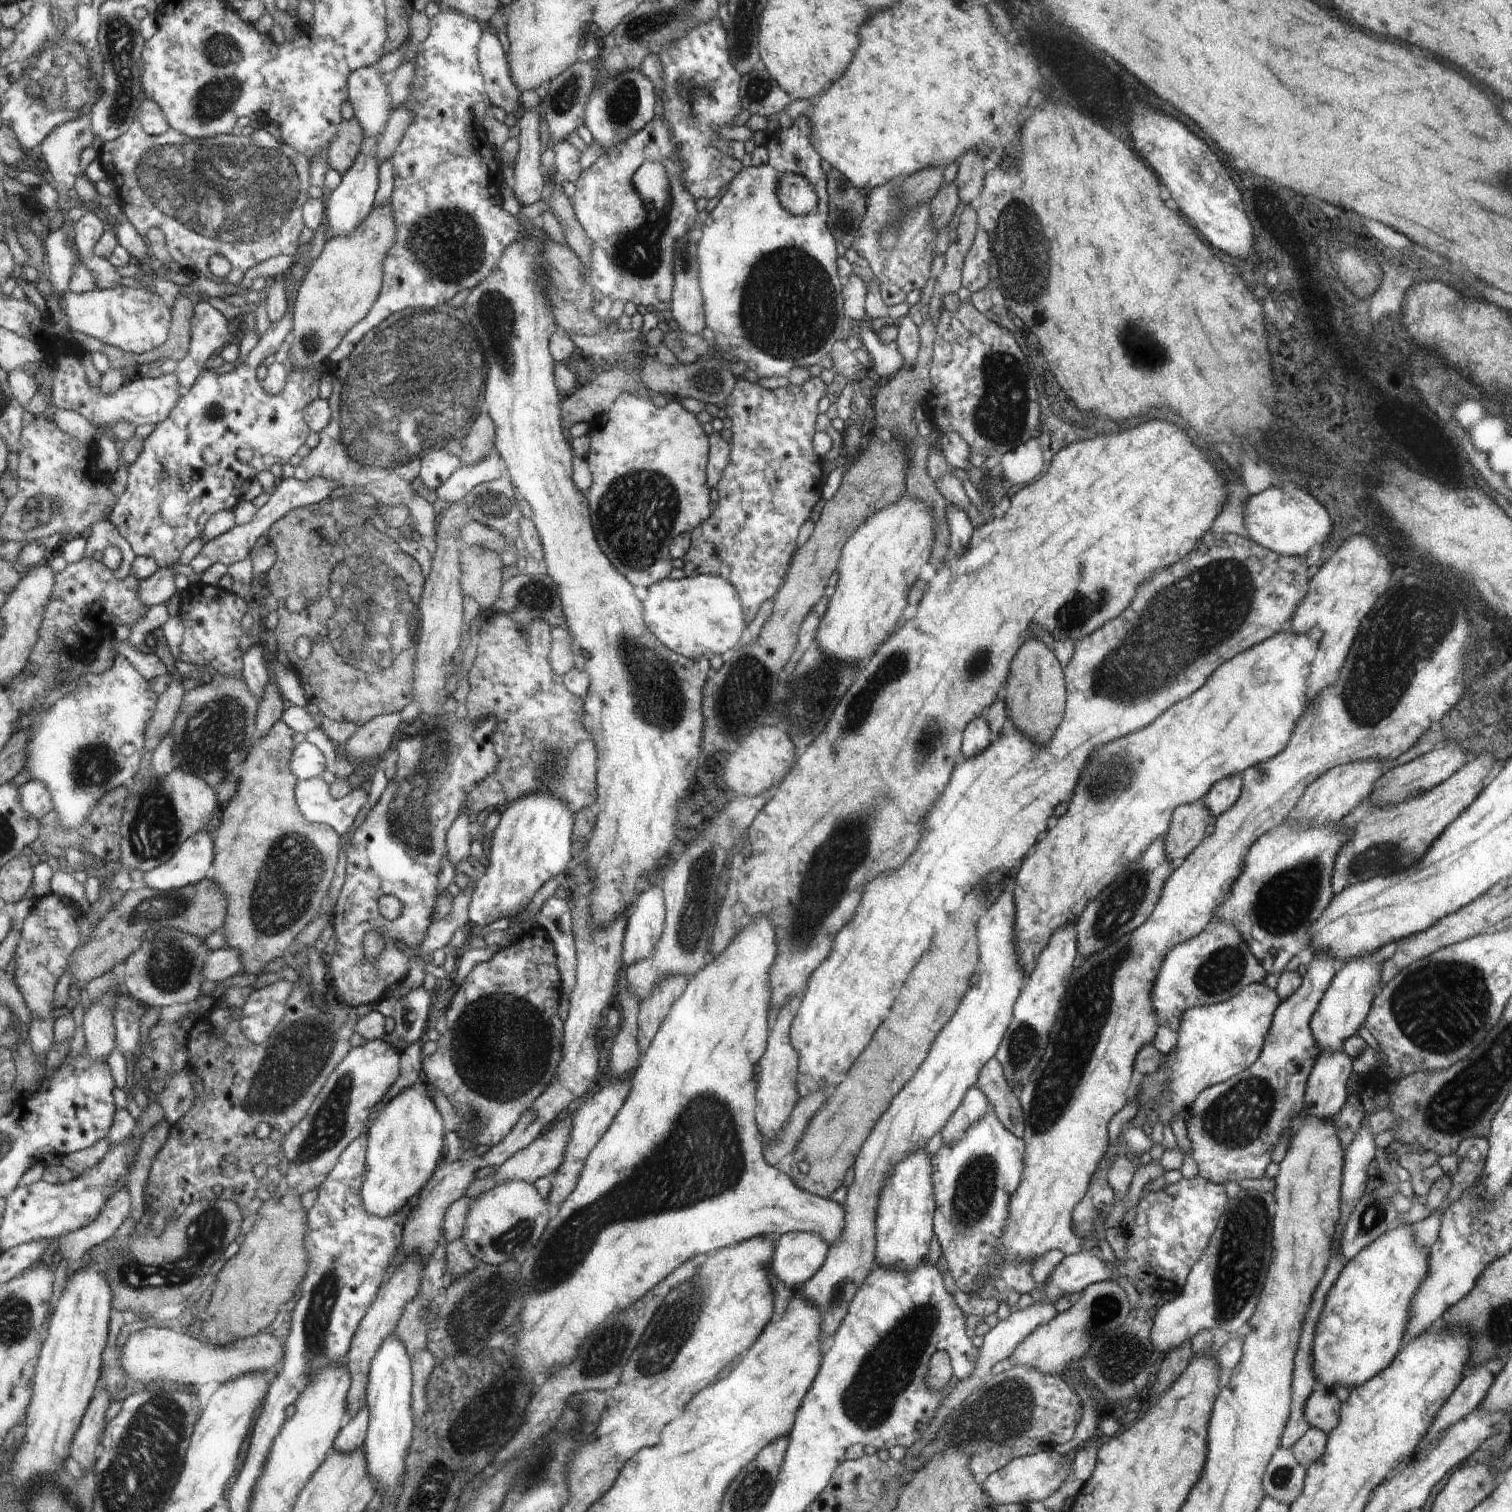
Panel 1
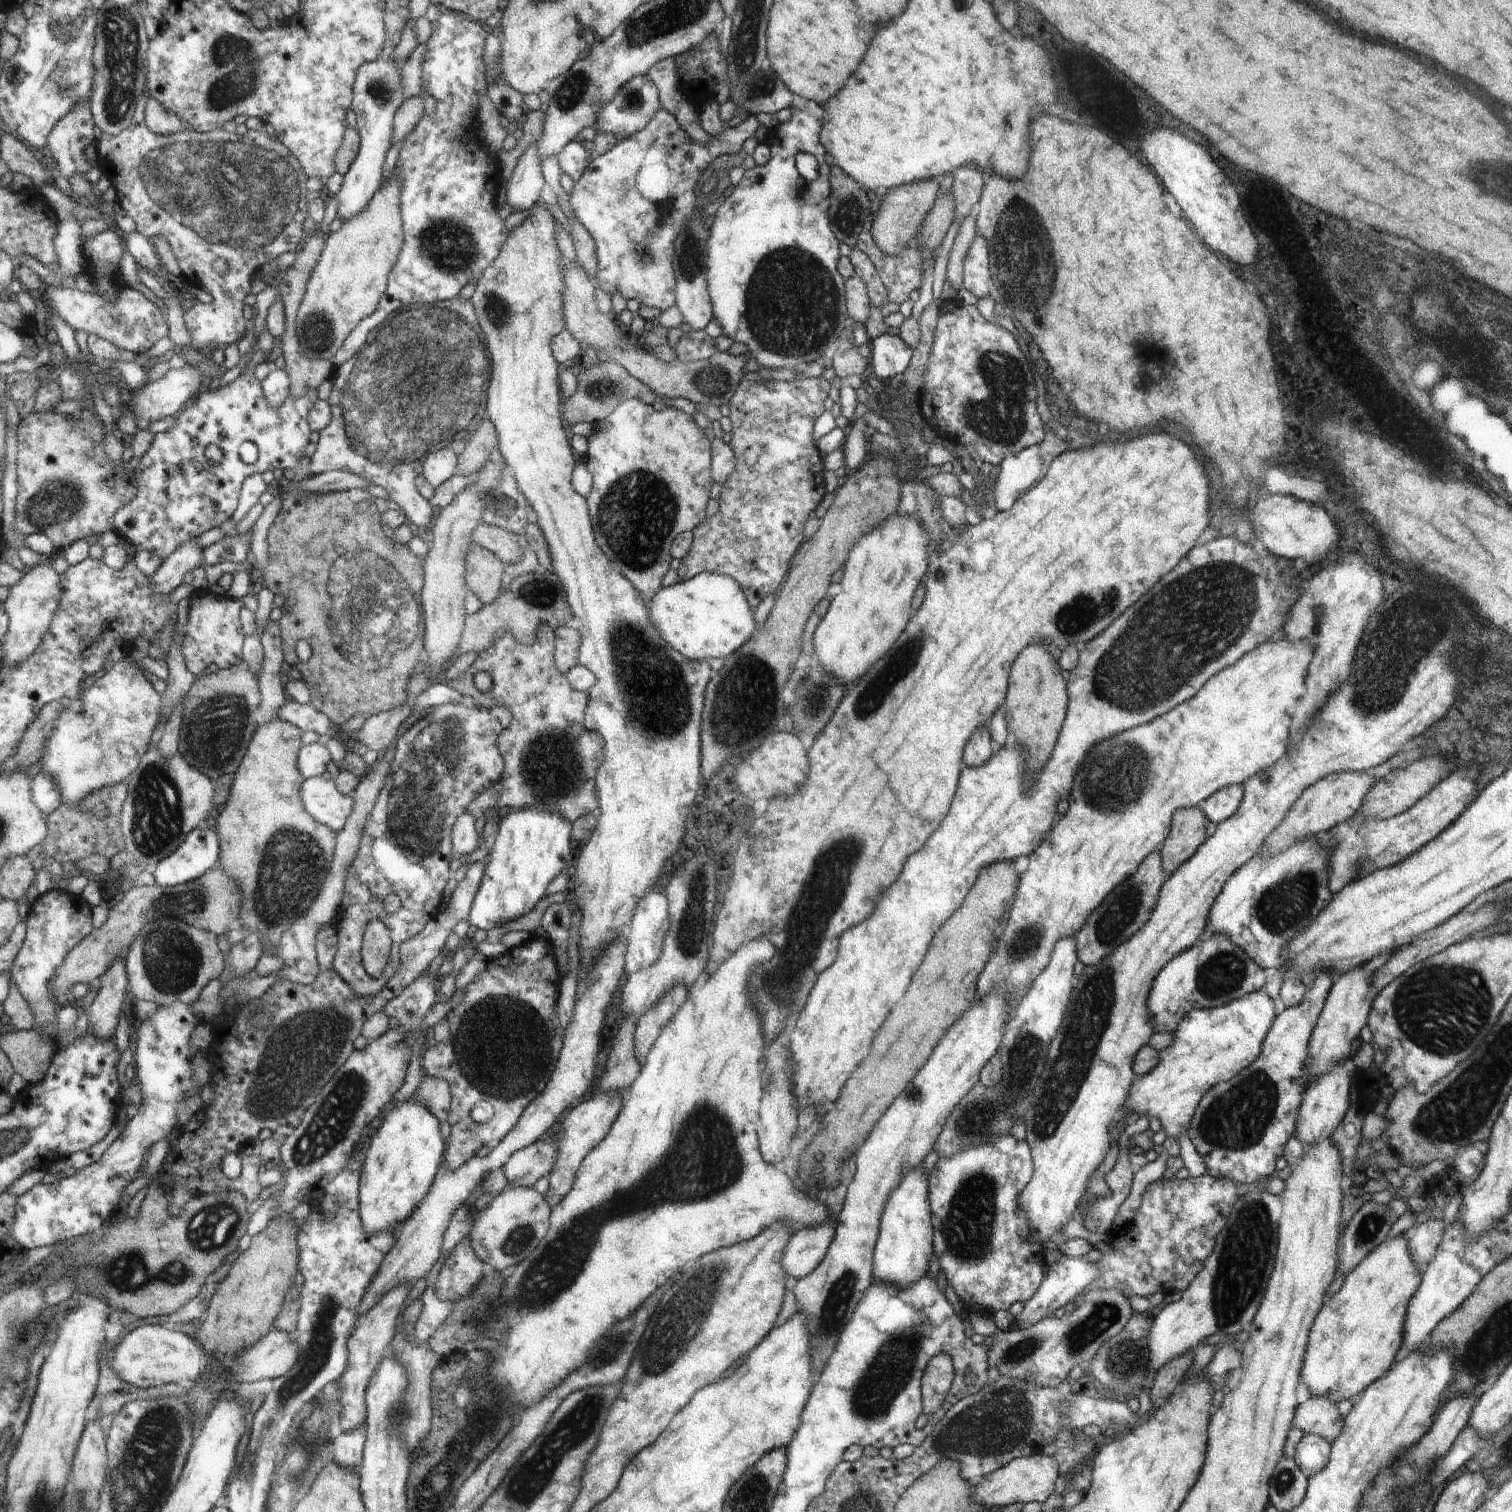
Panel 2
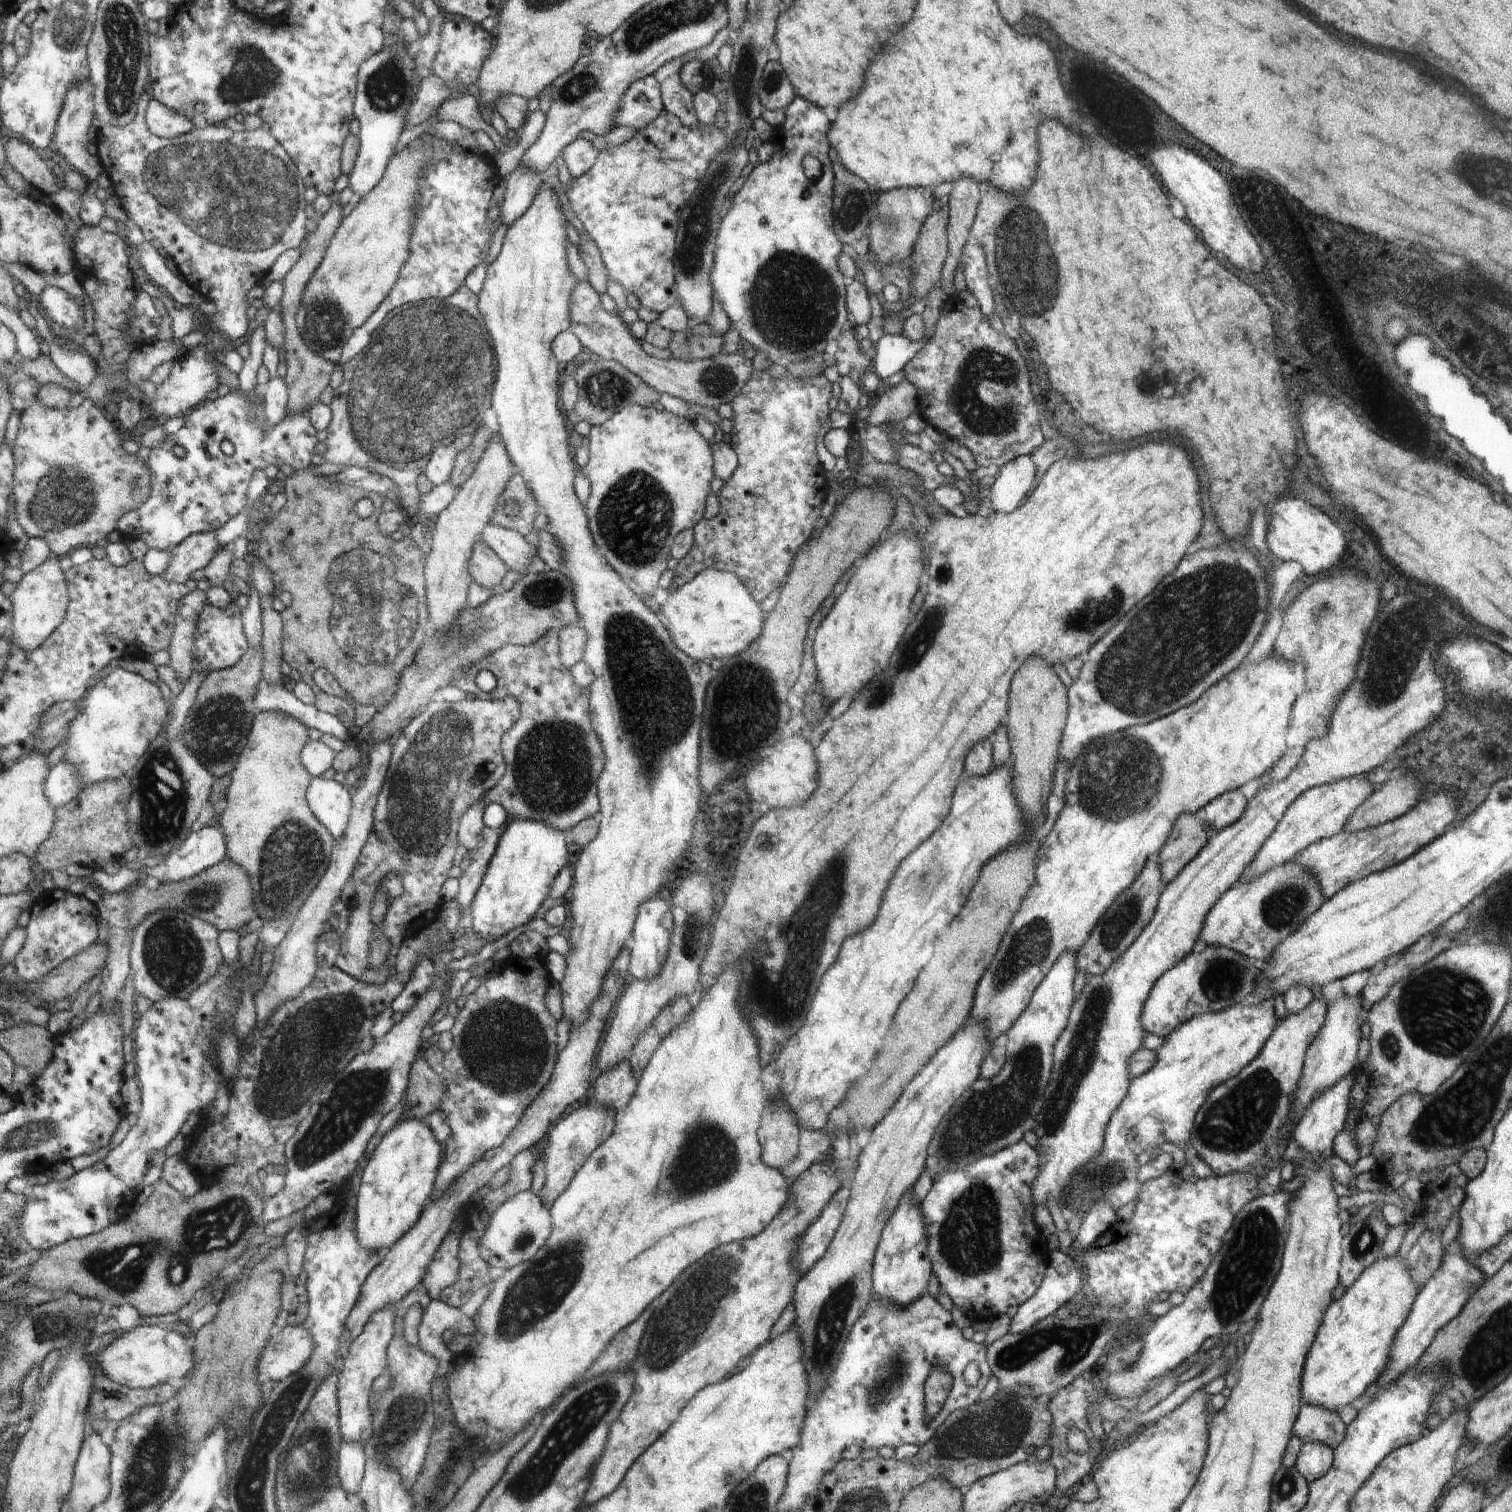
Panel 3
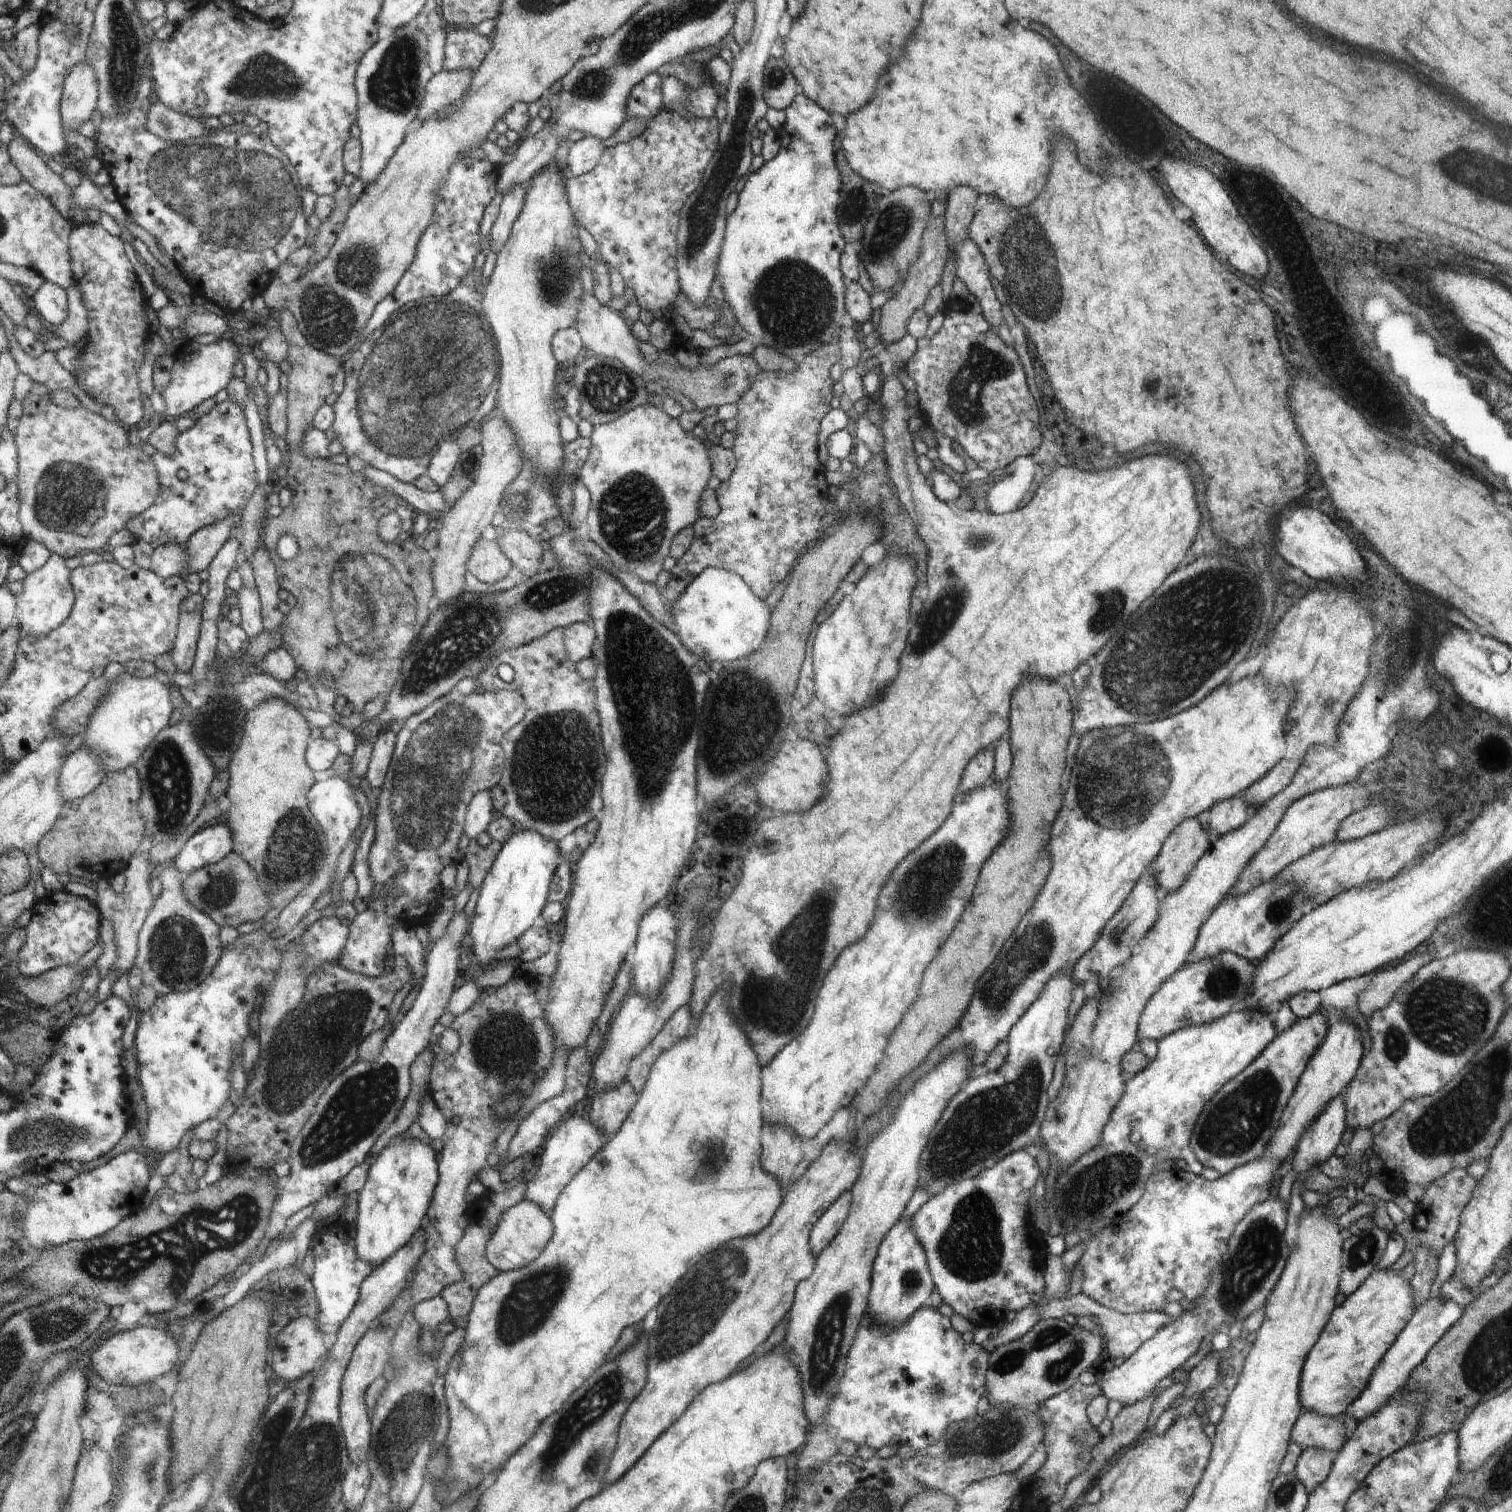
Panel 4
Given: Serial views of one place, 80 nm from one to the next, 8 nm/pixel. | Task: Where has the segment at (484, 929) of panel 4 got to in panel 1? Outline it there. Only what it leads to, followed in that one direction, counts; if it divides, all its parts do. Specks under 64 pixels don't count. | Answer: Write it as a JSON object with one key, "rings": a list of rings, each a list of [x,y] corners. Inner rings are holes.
{"rings":[[[542,792],[520,797],[505,808],[491,836],[491,844],[487,850],[488,867],[484,874],[475,877],[468,910],[470,927],[480,929],[498,918],[522,915],[538,889],[548,878],[566,870],[572,858],[570,850],[572,850],[572,826],[574,826],[569,808],[562,799]]]}

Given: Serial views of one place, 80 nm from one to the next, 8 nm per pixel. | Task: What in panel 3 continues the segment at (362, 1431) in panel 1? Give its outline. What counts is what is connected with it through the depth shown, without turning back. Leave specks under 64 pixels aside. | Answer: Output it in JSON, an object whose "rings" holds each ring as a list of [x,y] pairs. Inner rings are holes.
{"rings":[[[342,1440],[338,1457],[339,1484],[347,1493],[358,1494],[365,1473],[366,1454],[356,1443]]]}

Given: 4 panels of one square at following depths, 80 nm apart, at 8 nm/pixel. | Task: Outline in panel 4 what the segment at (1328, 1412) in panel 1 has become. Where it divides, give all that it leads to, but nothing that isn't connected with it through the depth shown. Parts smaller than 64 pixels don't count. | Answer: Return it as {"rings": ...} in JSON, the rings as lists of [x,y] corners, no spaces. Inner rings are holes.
{"rings":[[[1302,1408],[1301,1413],[1298,1415],[1294,1426],[1292,1427],[1289,1442],[1297,1444],[1302,1451],[1312,1447],[1324,1449],[1328,1453],[1334,1455],[1343,1447],[1343,1444],[1345,1443],[1344,1435],[1345,1427],[1342,1418],[1333,1419]]]}

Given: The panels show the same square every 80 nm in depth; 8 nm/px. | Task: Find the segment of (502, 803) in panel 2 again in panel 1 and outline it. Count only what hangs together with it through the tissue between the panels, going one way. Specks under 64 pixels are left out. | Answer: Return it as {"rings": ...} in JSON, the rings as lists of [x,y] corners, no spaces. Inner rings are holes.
{"rings":[[[502,613],[490,614],[488,618],[492,620],[480,624],[477,656],[468,671],[470,690],[464,702],[468,710],[465,720],[479,719],[482,715],[497,718],[494,746],[501,764],[496,773],[485,778],[470,794],[468,816],[474,819],[484,810],[496,810],[497,806],[508,806],[520,797],[540,792],[562,799],[574,814],[582,809],[594,808],[597,802],[597,780],[594,778],[598,750],[584,725],[583,697],[568,690],[562,676],[552,667],[552,627],[549,622],[538,620],[523,627]]]}

